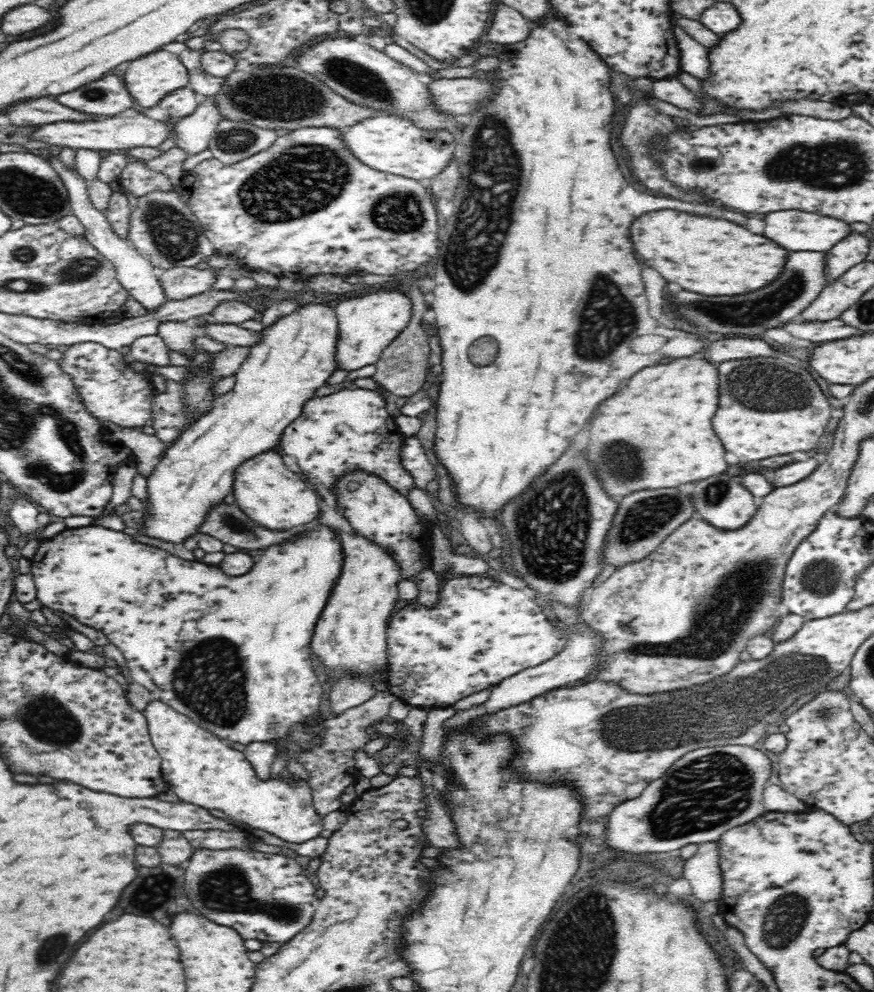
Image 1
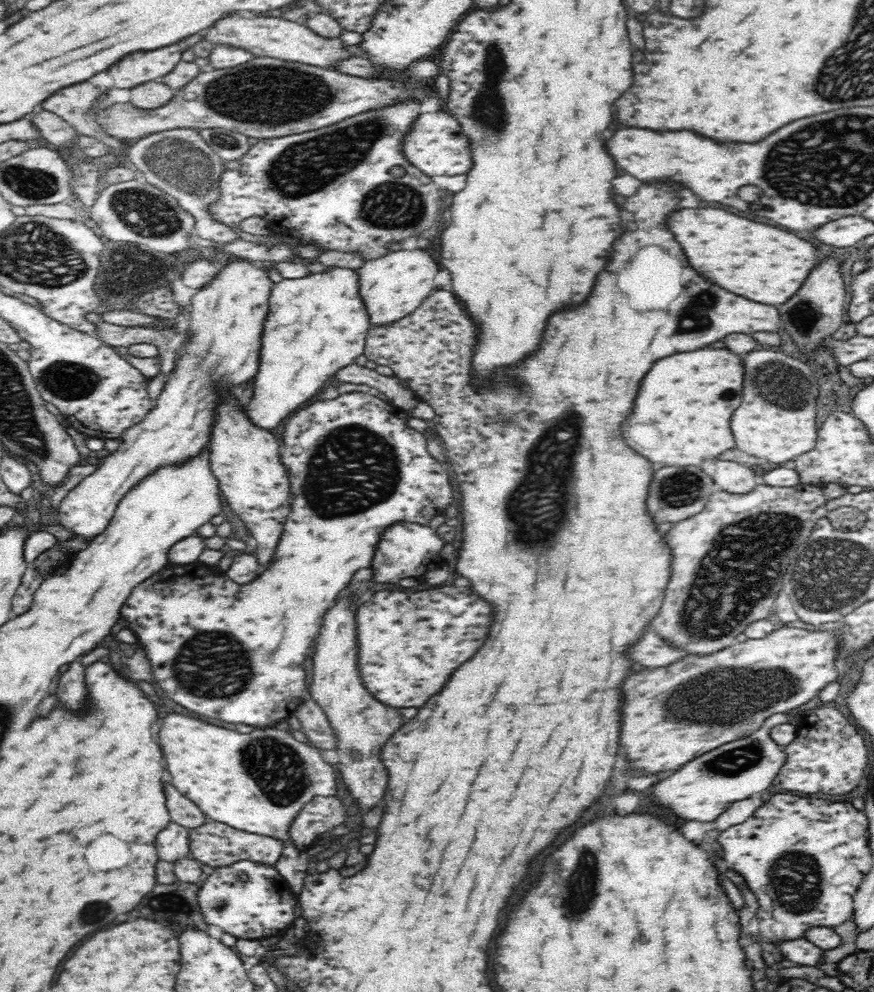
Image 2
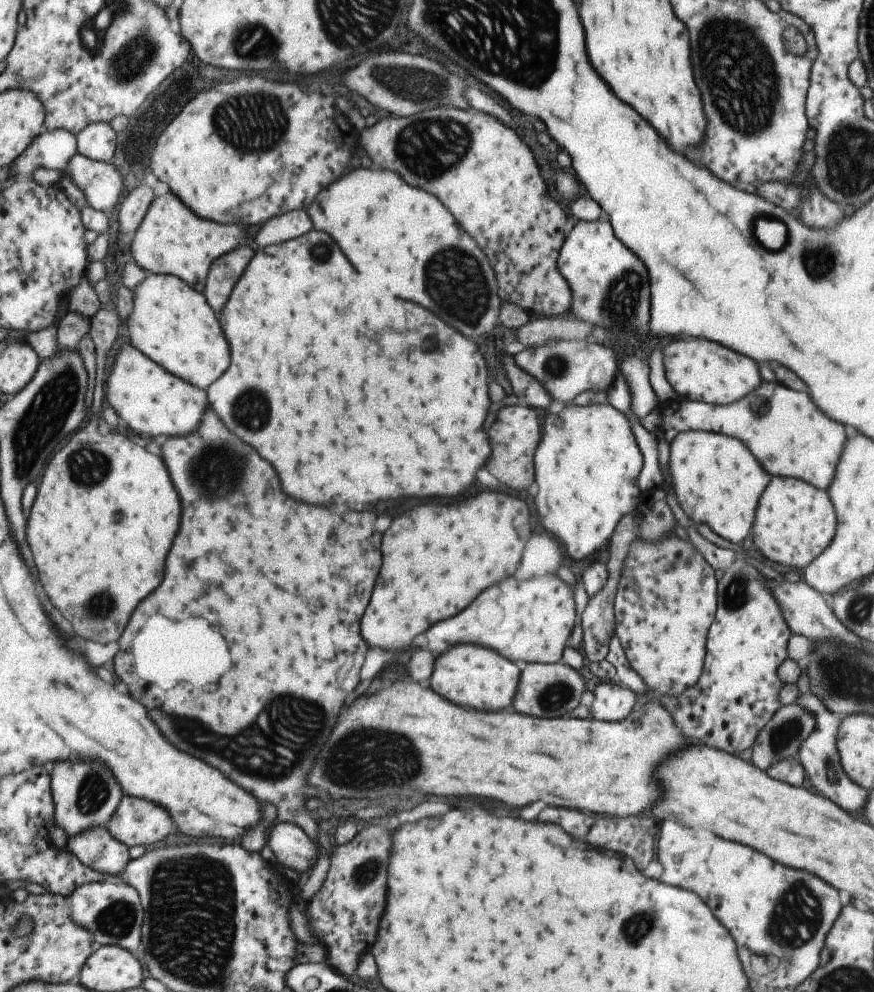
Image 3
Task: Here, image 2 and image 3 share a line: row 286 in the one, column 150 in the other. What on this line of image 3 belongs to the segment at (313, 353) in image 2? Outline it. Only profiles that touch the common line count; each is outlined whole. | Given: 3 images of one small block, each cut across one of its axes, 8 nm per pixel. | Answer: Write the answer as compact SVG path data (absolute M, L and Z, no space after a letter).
M147 274L131 290L131 294L133 294L133 310L127 316L127 320L121 322L121 340L129 342L133 348L137 348L149 360L153 360L155 364L165 368L175 378L179 378L199 390L207 390L209 384L213 384L215 378L219 378L225 372L227 362L229 362L229 348L221 334L217 318L213 316L213 312L209 310L209 306L203 300L205 296L197 294L189 284L181 282L179 278L167 276L167 274Z

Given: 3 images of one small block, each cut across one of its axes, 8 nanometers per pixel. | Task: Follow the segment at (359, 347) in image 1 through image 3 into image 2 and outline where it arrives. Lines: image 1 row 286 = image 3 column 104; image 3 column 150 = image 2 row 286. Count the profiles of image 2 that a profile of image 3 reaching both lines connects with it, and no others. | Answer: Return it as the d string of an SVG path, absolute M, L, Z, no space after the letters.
M398 250L382 258L368 260L358 270L360 298L364 300L366 312L370 316L370 326L388 326L400 318L406 318L416 308L426 302L426 298L436 290L436 274L440 272L438 262L426 250Z

